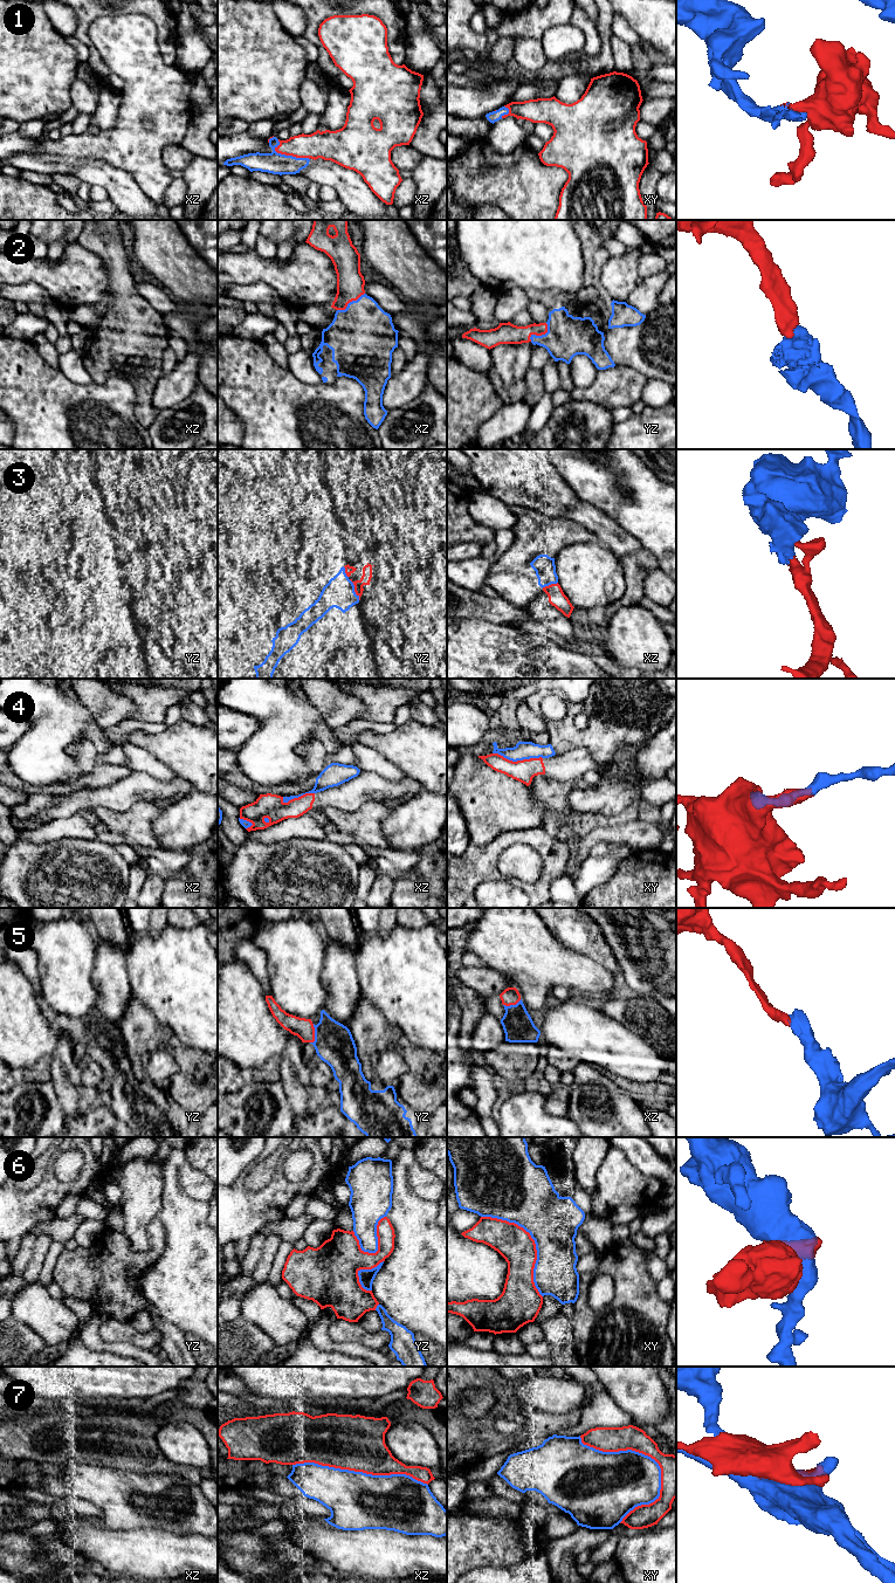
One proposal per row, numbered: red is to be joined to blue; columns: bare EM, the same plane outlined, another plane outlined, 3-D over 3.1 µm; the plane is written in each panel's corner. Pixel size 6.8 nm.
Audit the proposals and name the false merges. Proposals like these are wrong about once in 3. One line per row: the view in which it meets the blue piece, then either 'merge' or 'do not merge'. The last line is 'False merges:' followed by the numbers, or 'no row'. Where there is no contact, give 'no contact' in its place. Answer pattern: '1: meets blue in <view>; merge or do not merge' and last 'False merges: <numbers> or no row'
1: meets blue in xz; merge
2: meets blue in yz; merge
3: meets blue in yz; merge
4: meets blue in xy; do not merge
5: meets blue in yz; merge
6: meets blue in xy; do not merge
7: meets blue in xy; do not merge
False merges: 4, 6, 7

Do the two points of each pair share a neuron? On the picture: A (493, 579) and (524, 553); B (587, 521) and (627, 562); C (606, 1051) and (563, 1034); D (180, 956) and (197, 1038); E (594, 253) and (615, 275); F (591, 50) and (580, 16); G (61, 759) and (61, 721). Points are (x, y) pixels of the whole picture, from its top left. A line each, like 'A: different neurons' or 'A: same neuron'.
A: different neurons
B: different neurons
C: same neuron
D: same neuron
E: different neurons
F: same neuron
G: same neuron

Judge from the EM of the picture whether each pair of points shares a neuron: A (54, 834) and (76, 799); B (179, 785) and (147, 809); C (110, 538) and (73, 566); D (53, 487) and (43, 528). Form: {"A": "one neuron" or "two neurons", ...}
{"A": "two neurons", "B": "two neurons", "C": "one neuron", "D": "two neurons"}

